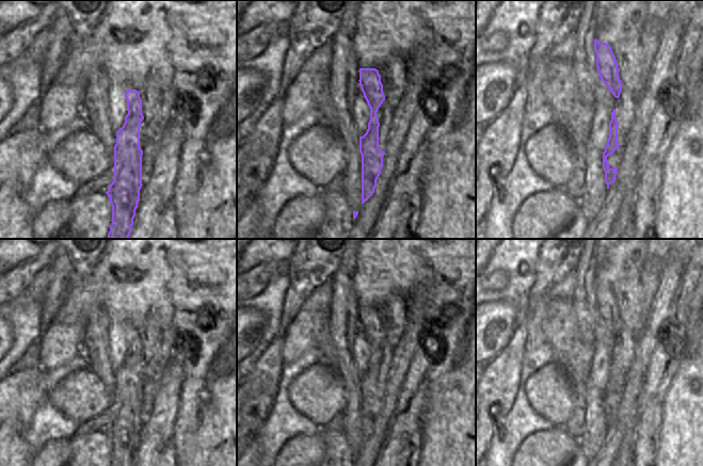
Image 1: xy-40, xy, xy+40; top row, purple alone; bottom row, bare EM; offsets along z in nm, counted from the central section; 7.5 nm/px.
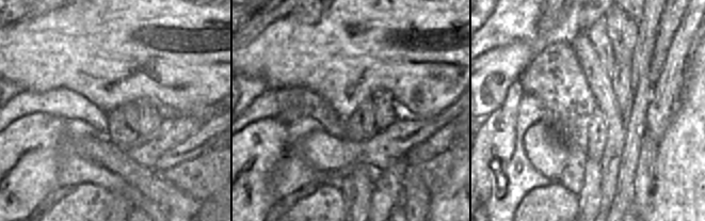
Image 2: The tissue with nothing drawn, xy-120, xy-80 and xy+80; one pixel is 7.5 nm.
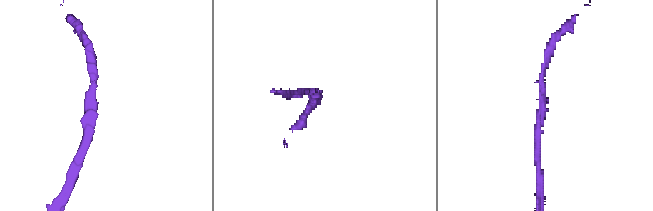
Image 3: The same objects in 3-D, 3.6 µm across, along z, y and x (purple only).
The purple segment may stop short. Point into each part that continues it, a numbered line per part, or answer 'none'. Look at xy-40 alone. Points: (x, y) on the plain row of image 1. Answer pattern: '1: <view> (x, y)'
none

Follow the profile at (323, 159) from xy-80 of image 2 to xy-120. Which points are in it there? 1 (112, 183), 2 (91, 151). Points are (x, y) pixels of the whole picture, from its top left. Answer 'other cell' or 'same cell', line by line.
1: other cell
2: same cell

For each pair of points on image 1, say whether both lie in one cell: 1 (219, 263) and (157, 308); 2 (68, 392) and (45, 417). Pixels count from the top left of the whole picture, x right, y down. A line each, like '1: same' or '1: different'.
1: same
2: different

